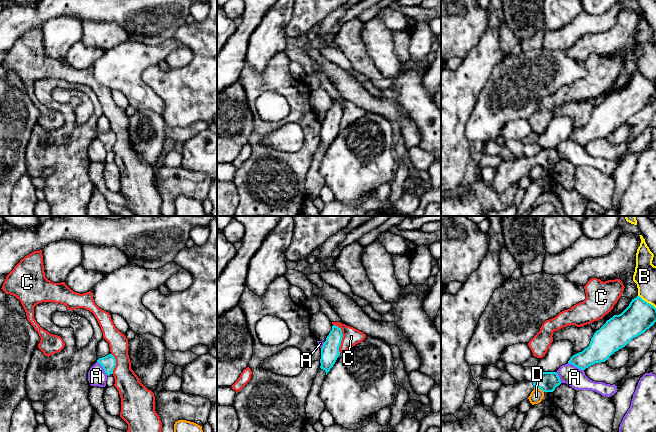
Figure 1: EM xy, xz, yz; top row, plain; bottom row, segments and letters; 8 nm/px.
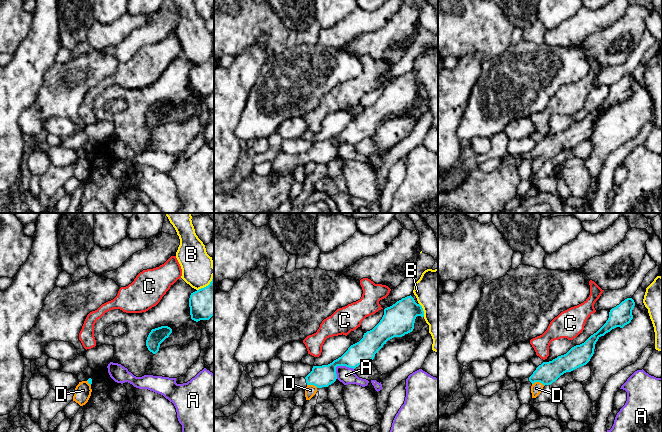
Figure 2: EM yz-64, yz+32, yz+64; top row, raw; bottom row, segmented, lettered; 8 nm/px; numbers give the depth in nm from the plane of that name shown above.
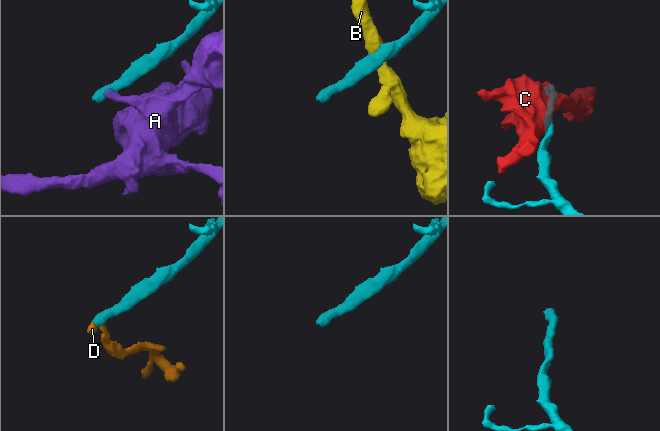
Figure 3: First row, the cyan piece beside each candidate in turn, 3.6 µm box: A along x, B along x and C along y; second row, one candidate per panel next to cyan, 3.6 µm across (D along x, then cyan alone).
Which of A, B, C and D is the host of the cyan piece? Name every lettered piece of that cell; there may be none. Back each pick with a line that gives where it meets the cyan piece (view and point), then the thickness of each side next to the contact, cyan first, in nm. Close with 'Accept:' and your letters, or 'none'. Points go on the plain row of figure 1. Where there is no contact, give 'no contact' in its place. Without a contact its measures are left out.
Accept: none

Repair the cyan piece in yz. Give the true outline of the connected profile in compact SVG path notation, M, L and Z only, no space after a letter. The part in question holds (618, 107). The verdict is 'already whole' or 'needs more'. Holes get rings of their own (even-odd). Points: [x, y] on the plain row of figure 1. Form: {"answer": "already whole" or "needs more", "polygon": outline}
{"answer": "already whole", "polygon": "M637 72L621 90L607 96L594 109L589 122L573 131L568 139L585 146L595 139L605 138L655 98L656 84Z"}

